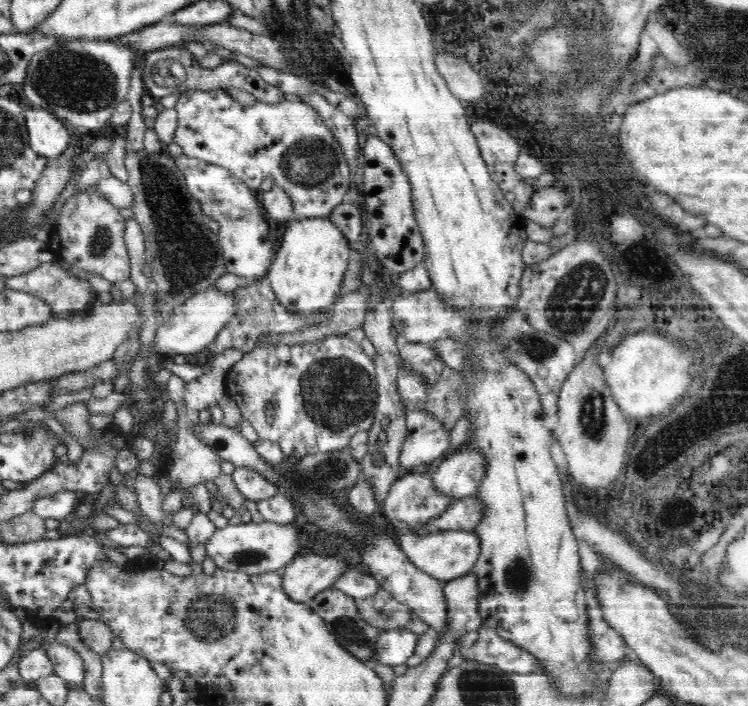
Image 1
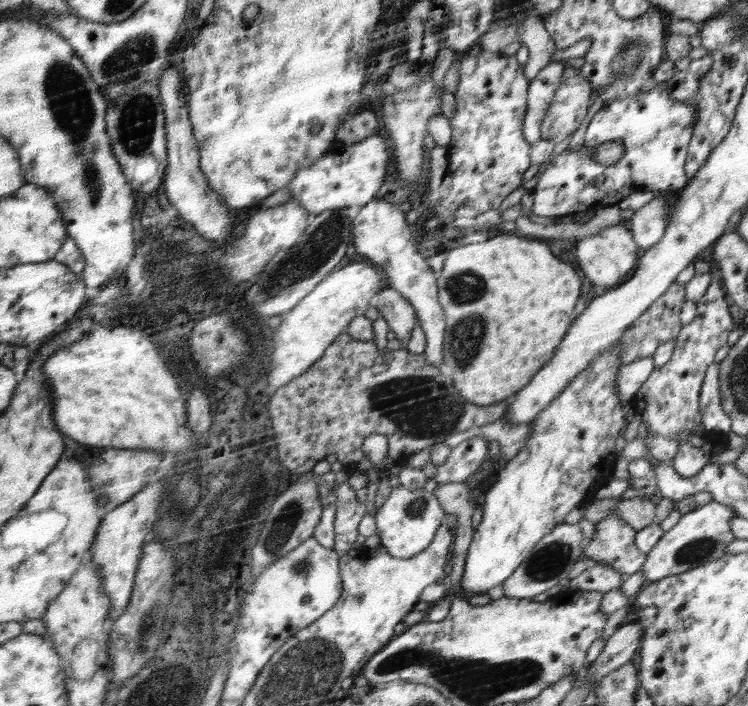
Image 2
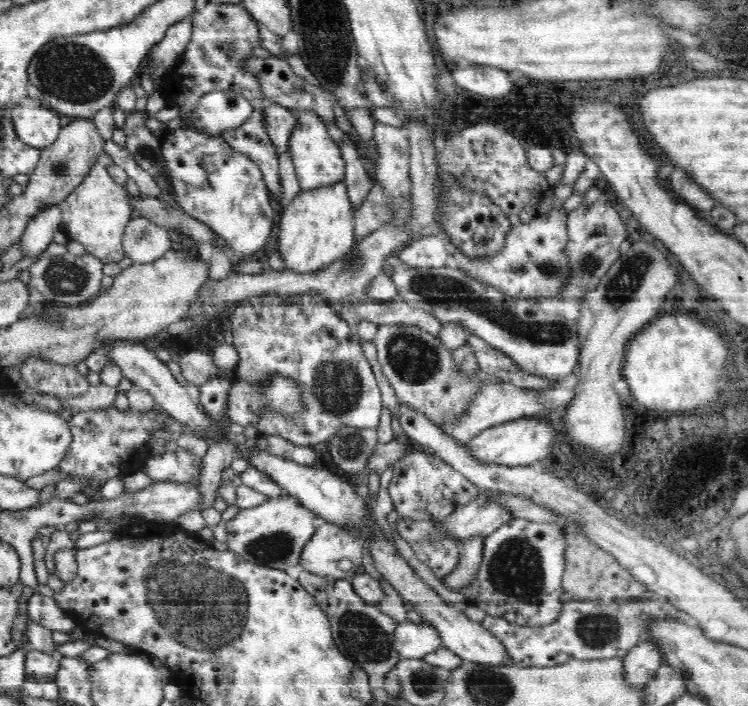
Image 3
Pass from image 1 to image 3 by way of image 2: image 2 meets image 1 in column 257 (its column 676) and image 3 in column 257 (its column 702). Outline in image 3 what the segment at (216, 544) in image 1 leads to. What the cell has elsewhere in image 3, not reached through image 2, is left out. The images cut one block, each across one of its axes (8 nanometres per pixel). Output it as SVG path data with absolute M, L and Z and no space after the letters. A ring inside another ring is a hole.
M282 494L277 497L267 497L258 506L249 509L239 509L234 518L221 520L212 526L215 538L226 542L232 554L268 568L285 571L290 566L300 563L304 545L317 531L319 519L312 509L298 503L298 499Z

